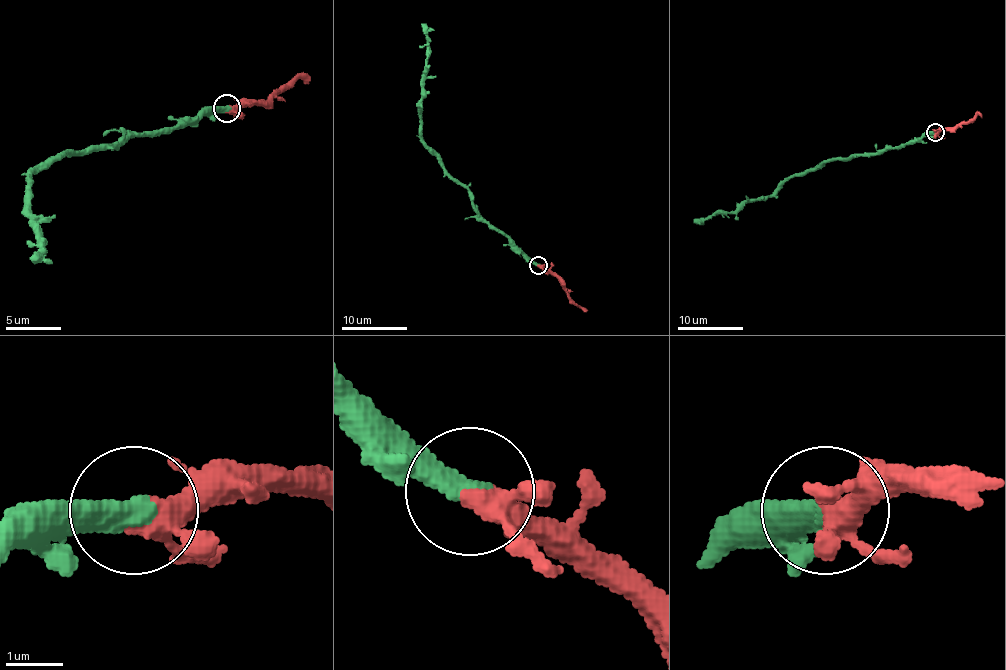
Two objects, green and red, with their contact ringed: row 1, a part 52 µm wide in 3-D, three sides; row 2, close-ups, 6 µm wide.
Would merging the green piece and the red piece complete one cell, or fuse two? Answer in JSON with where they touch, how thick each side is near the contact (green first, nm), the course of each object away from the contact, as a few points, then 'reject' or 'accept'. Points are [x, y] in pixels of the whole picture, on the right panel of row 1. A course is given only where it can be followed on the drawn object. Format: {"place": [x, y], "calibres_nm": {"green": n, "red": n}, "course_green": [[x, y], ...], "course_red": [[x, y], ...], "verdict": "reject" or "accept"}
{"place": [935, 132], "calibres_nm": {"green": 460, "red": 280}, "course_green": [[934, 132], [905, 145], [829, 158], [793, 174], [773, 194], [694, 222]], "course_red": [[934, 132], [967, 123], [977, 114], [980, 115]], "verdict": "accept"}

